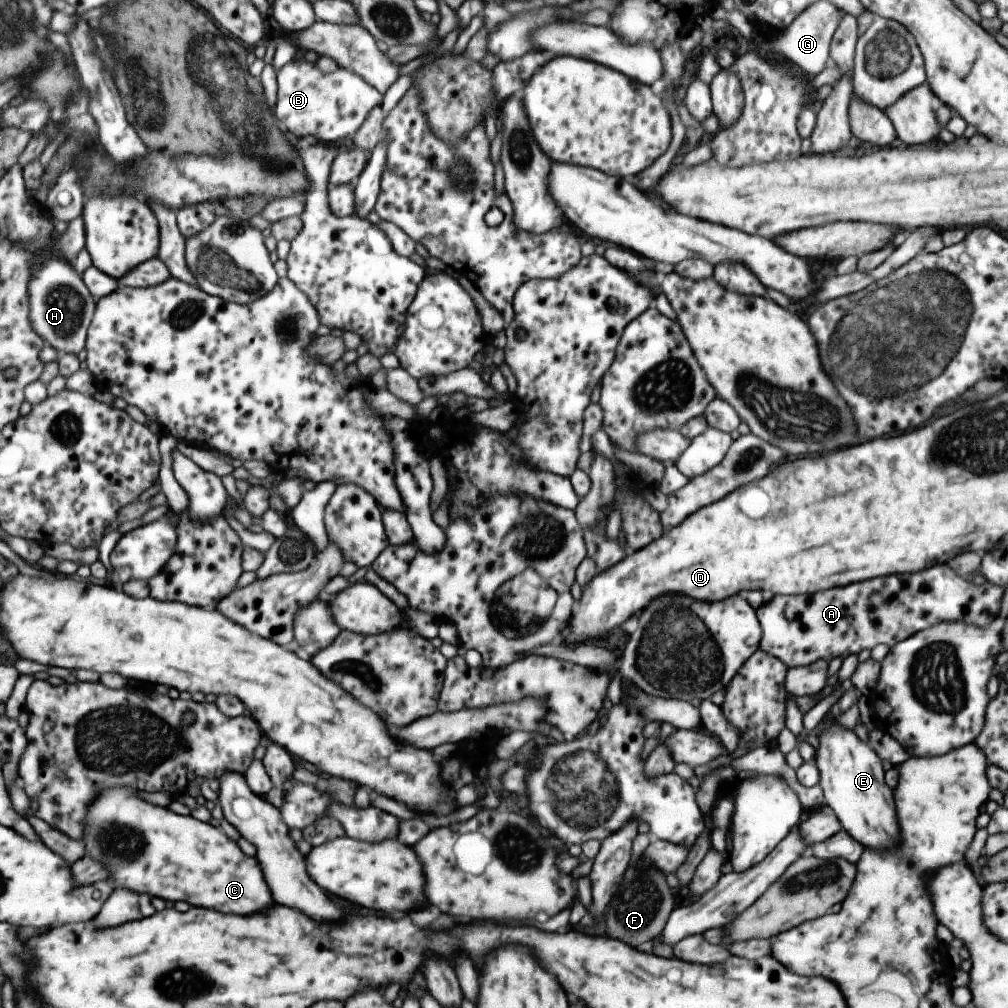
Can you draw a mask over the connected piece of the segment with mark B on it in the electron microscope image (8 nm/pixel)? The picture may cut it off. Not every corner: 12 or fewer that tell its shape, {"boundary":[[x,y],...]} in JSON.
{"boundary":[[301,59],[276,72],[292,138],[351,138],[382,96],[355,72]]}

